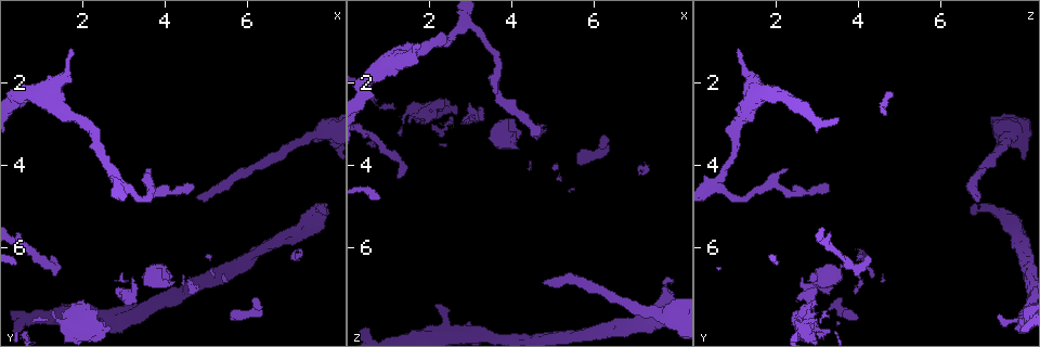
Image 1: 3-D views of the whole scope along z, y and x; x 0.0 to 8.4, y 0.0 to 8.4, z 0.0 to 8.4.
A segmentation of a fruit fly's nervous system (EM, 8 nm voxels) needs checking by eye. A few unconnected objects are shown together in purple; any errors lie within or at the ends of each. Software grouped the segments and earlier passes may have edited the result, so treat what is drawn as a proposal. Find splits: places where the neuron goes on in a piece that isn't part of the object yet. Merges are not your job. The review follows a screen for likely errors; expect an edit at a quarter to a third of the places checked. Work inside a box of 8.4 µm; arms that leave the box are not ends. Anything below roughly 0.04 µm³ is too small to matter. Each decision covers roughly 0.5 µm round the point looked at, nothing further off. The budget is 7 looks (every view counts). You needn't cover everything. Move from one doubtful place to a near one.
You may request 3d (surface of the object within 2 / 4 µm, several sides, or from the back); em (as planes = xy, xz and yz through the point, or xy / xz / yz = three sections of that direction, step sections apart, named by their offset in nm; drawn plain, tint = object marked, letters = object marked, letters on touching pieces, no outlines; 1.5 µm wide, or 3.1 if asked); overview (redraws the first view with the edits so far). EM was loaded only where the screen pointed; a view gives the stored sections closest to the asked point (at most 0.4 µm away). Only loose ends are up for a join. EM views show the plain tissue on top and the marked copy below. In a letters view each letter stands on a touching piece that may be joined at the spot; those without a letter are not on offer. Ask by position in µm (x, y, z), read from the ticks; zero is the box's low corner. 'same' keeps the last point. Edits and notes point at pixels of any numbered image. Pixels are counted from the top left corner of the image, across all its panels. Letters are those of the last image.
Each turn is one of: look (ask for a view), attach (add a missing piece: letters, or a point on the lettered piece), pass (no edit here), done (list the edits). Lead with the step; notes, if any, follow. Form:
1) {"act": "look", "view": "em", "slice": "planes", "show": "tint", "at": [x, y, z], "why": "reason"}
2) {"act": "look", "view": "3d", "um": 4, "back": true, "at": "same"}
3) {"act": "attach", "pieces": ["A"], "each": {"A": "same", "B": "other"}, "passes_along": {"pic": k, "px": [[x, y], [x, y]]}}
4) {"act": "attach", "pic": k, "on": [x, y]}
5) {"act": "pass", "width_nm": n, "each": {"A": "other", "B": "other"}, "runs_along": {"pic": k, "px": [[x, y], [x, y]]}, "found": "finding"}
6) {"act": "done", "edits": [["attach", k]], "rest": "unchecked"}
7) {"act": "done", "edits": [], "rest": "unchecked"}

{"act": "look", "view": "3d", "um": 4, "at": [2.15, 7.65, 7.40]}

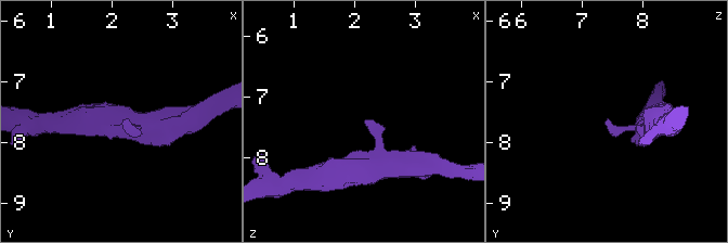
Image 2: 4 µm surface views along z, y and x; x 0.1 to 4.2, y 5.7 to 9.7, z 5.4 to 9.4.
{"act": "look", "view": "em", "slice": "xz", "step": 4, "show": "letters", "at": [2.15, 7.65, 7.35]}

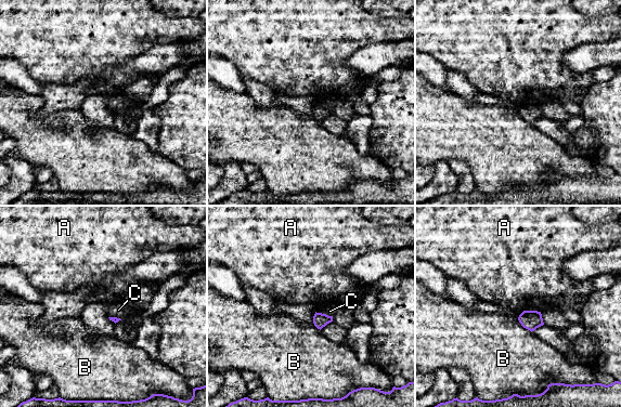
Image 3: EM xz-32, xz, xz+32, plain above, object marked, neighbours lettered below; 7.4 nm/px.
{"act": "look", "view": "em", "slice": "planes", "show": "letters", "at": "same"}

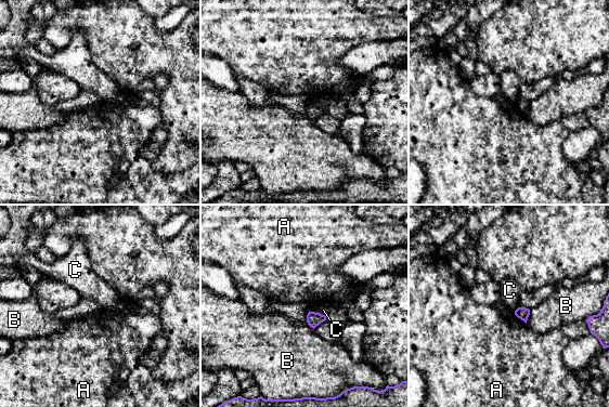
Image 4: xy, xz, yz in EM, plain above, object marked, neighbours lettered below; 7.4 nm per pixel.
{"act": "pass", "each": {"A": "other", "B": "other", "C": "other"}, "border": {"pic": 4, "px": [[309, 310], [325, 315]]}, "found": "none of them fits"}

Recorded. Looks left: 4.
{"act": "look", "view": "3d", "um": 4, "at": [4.75, 4.80, 6.90], "why": "long arm stops here"}

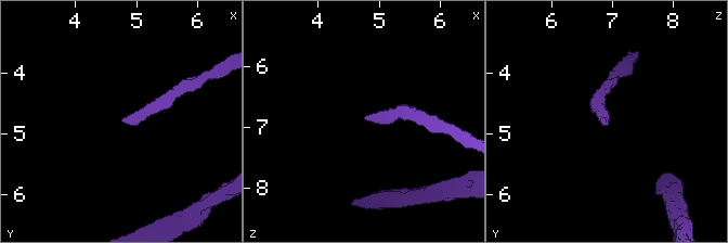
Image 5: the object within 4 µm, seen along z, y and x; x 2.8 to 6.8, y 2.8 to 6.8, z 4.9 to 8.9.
{"act": "look", "view": "em", "slice": "planes", "show": "letters", "at": [4.75, 4.85, 6.85]}

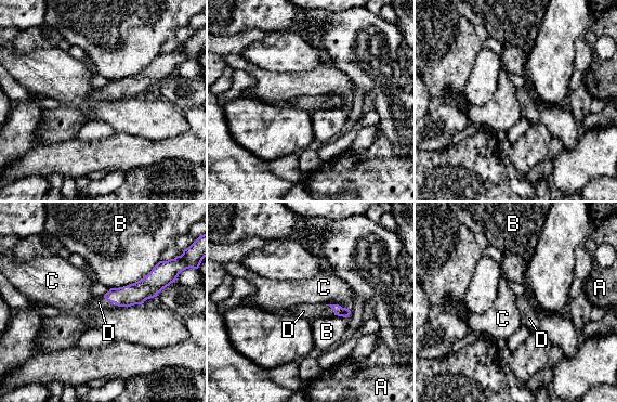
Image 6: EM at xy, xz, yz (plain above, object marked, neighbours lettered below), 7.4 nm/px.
{"act": "attach", "pieces": ["D"], "each": {"A": "other", "B": "other", "C": "other", "D": "same"}, "found": "the neuron continues"}

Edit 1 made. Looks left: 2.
{"act": "done", "edits": [["attach", 6]], "rest": "unchecked"}

